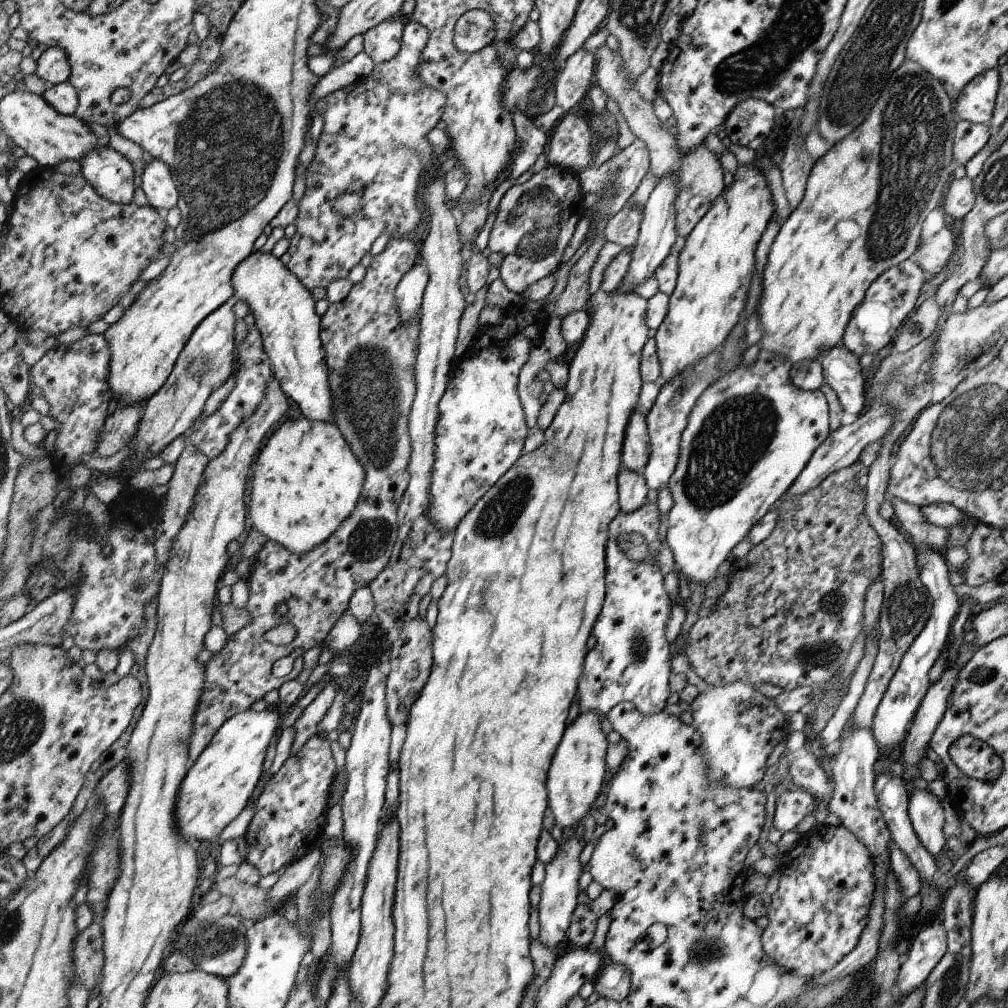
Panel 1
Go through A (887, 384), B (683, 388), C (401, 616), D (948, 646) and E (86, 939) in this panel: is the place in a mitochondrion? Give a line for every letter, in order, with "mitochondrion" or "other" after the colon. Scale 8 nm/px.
A: mitochondrion
B: mitochondrion
C: other
D: other
E: other

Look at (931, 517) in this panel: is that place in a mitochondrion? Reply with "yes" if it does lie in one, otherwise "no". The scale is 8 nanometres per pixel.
no

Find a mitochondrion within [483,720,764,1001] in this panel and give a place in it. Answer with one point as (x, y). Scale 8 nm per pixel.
(710, 950)

